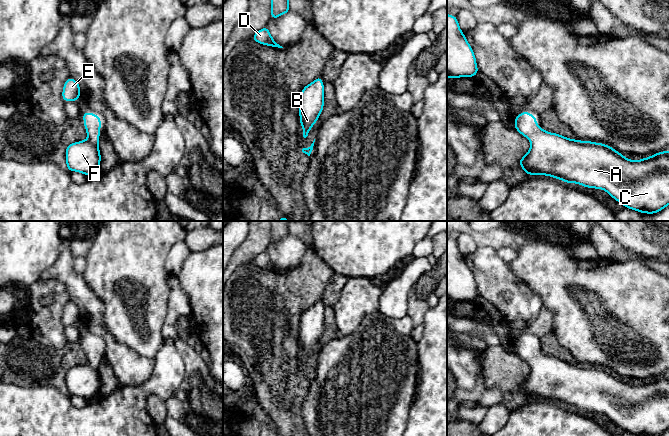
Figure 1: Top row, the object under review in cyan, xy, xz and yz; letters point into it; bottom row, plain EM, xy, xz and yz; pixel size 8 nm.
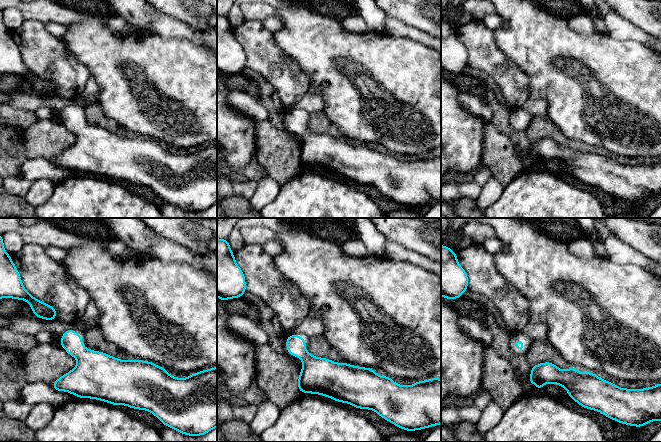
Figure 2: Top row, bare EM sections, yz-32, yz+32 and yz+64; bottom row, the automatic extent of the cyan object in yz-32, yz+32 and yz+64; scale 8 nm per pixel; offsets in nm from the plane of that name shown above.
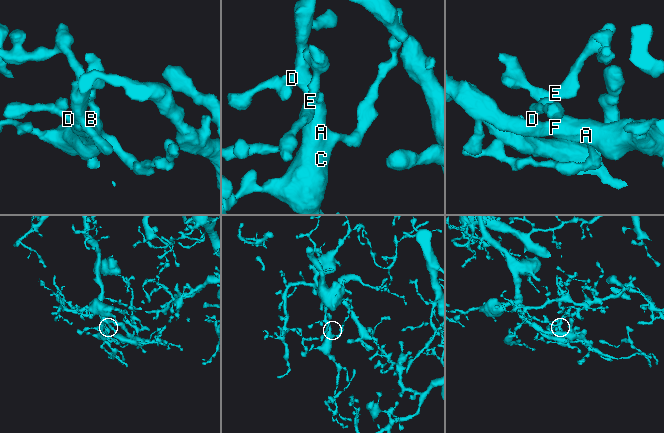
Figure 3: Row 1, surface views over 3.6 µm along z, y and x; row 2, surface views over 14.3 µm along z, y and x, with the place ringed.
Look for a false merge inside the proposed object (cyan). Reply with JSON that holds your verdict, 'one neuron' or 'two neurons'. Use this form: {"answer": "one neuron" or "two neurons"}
{"answer": "one neuron"}

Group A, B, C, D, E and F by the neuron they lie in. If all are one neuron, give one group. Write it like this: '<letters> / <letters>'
A B C D E F

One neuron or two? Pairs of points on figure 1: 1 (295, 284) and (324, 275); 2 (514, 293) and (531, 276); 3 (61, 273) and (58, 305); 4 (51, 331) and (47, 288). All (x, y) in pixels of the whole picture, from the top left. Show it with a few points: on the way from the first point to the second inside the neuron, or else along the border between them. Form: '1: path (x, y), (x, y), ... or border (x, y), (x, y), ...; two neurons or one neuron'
1: path (302, 284), (313, 275), (317, 275); one neuron
2: border (508, 265), (511, 271), (541, 298); two neurons
3: border (42, 278), (58, 279), (67, 289), (70, 300); two neurons
4: path (51, 320), (51, 315), (56, 308), (56, 298); one neuron

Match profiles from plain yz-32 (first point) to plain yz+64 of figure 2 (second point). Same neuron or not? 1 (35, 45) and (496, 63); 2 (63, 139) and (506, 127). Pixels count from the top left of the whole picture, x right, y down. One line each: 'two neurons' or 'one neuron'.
1: one neuron
2: two neurons

